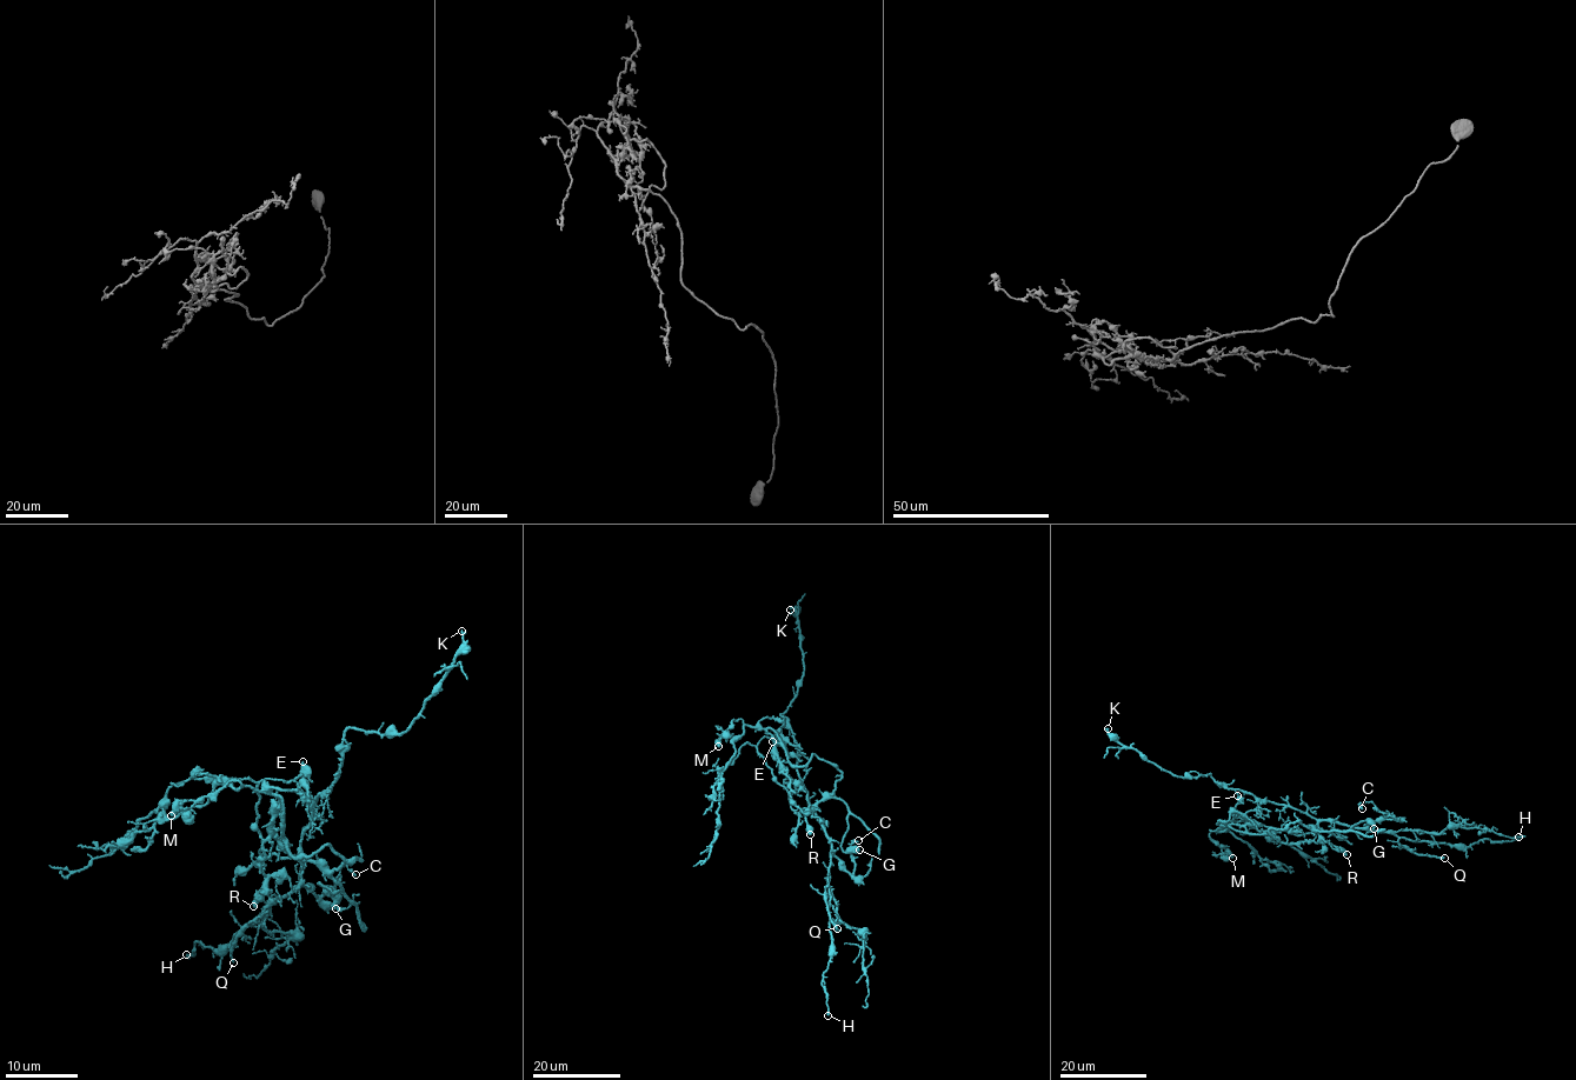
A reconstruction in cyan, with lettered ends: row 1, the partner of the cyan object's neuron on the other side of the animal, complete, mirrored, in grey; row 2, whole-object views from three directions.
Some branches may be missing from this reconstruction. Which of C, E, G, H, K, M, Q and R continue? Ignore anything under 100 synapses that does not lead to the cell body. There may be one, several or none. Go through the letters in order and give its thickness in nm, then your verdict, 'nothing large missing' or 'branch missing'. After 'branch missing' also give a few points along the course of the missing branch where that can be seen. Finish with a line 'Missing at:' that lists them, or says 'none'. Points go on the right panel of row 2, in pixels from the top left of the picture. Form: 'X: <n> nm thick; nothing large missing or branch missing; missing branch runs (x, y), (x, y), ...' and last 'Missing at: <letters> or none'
C: 130 nm thick; nothing large missing
E: 500 nm thick; nothing large missing
G: 320 nm thick; nothing large missing
H: 220 nm thick; nothing large missing
K: 200 nm thick; nothing large missing
M: 480 nm thick; nothing large missing
Q: 260 nm thick; nothing large missing
R: 420 nm thick; nothing large missing
Missing at: none

